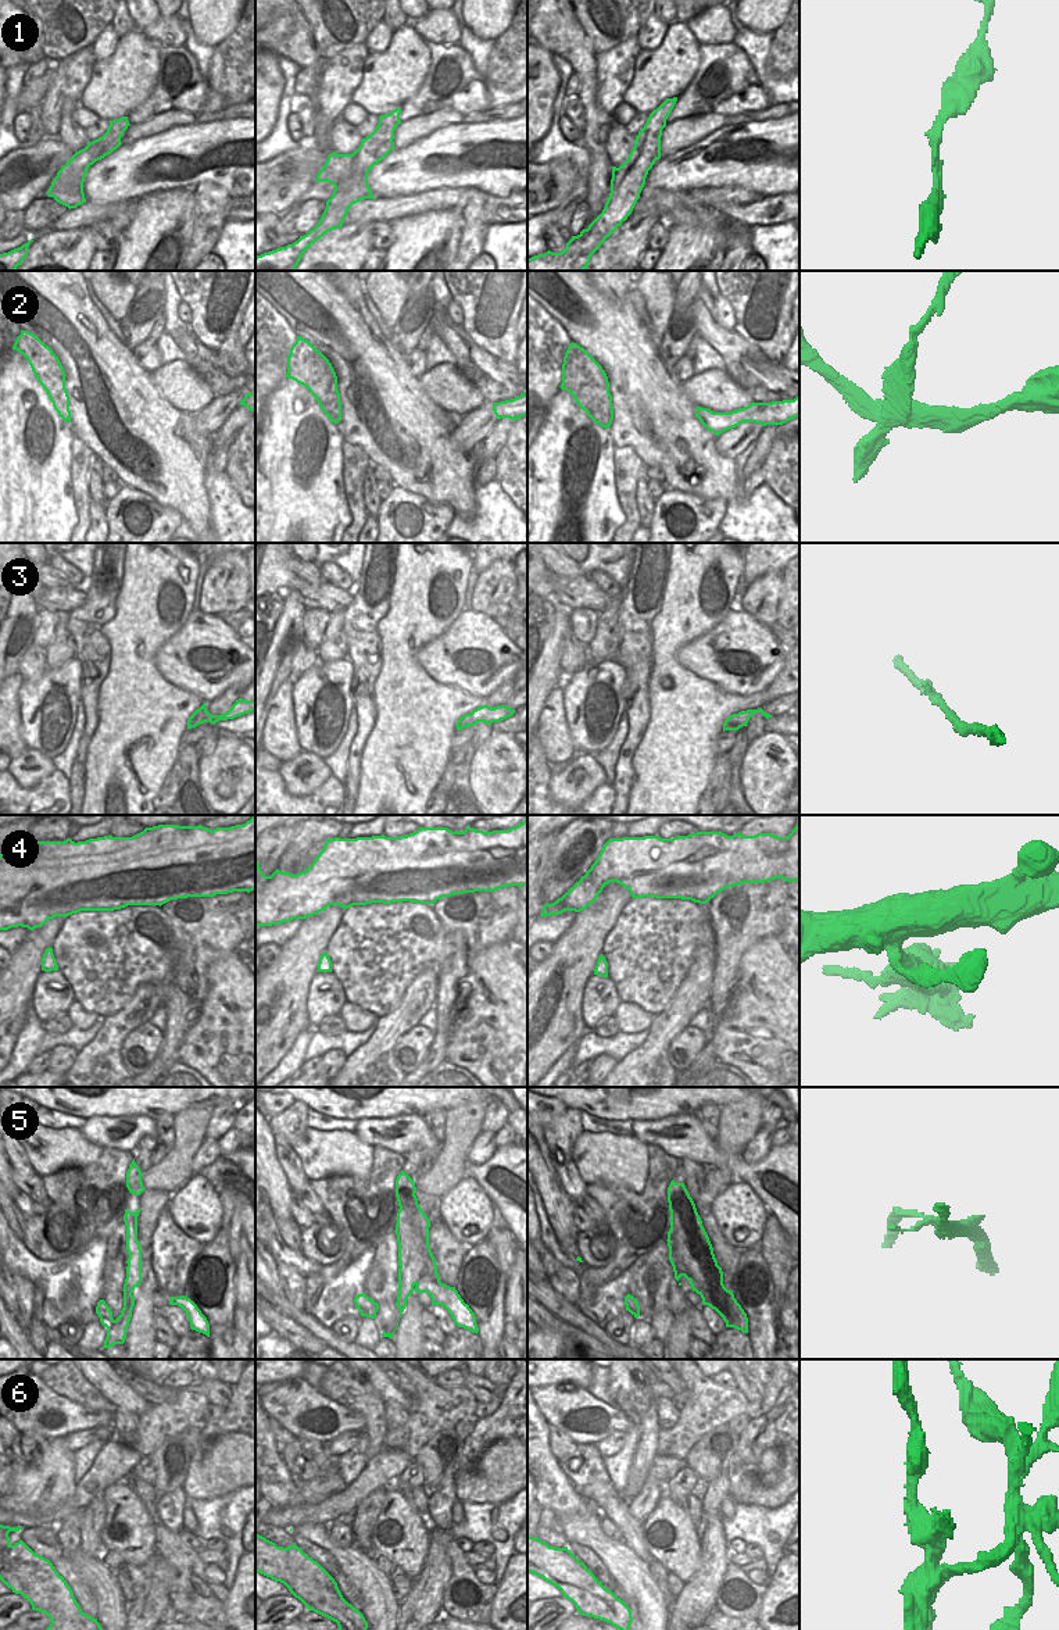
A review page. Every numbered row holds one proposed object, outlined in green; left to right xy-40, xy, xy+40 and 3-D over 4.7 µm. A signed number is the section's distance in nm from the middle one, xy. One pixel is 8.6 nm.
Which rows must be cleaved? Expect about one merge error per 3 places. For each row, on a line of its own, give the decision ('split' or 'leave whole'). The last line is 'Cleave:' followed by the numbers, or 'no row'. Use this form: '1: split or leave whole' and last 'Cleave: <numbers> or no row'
1: leave whole
2: split
3: leave whole
4: split
5: split
6: split
Cleave: 2, 4, 5, 6

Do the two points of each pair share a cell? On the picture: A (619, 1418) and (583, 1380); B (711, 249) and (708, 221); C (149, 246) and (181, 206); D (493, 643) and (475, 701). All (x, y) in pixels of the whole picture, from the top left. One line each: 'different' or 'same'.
A: different
B: different
C: same
D: different

